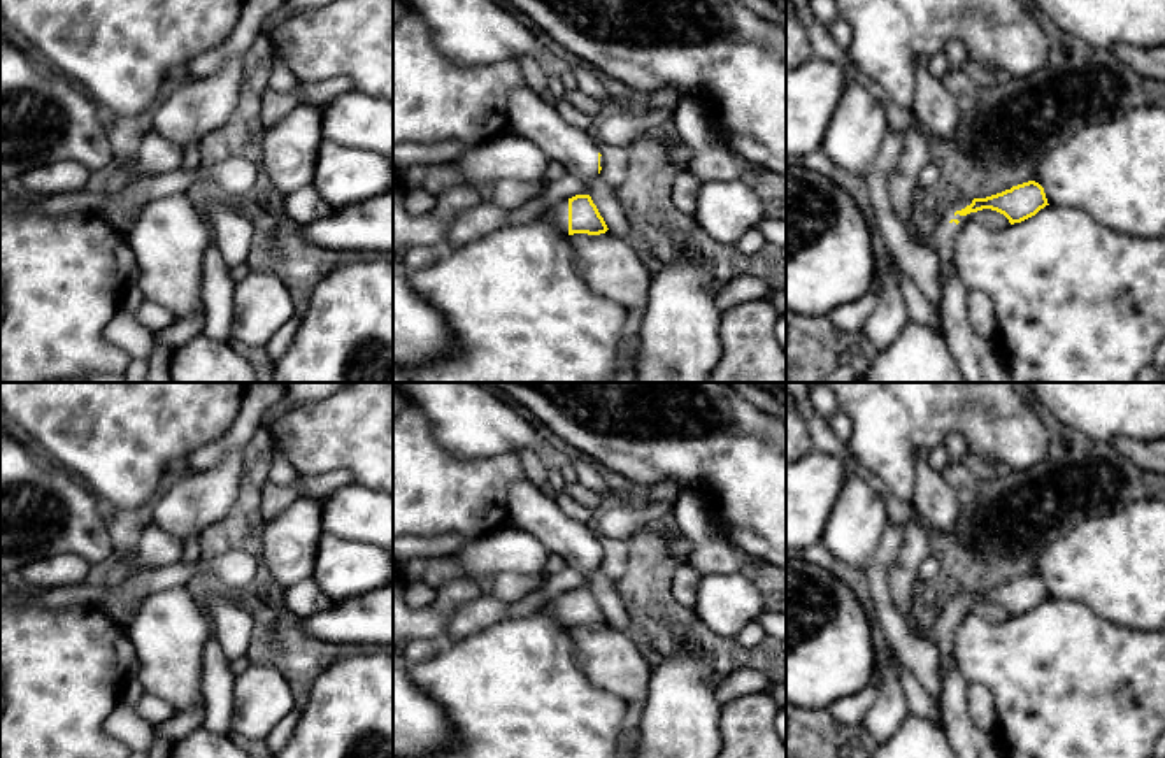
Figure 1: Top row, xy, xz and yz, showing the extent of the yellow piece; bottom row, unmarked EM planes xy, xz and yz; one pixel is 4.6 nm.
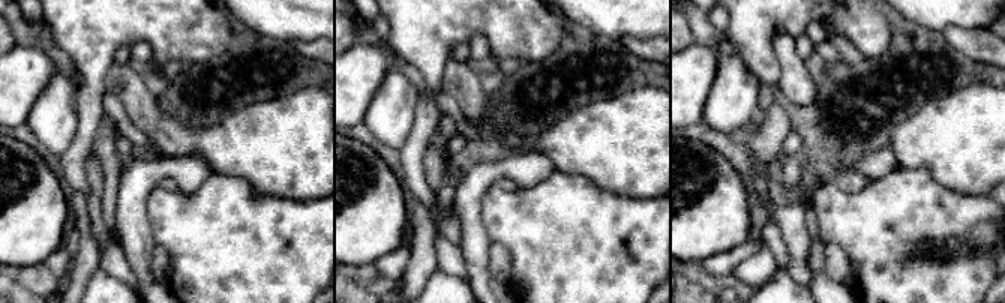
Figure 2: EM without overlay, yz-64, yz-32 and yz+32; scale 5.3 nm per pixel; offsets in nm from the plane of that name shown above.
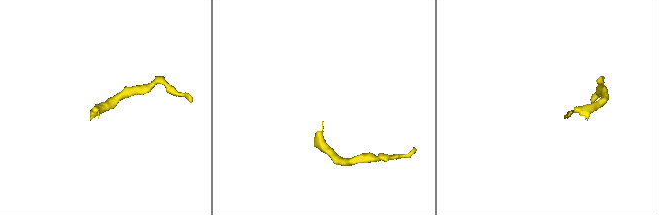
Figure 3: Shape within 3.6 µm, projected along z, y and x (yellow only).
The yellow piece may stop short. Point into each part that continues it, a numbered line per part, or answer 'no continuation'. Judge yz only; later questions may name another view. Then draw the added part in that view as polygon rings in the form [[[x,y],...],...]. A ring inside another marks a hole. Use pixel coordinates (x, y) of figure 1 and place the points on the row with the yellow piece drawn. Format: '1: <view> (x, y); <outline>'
1: yz (979, 360); [[[954,197],[949,209],[944,214],[935,214],[926,226],[925,242],[937,251],[942,274],[939,319],[963,383],[1012,383],[1007,360],[993,339],[983,339],[972,330],[967,319],[968,288],[954,267],[956,235],[976,214],[960,216],[958,212],[972,200],[970,197]]]

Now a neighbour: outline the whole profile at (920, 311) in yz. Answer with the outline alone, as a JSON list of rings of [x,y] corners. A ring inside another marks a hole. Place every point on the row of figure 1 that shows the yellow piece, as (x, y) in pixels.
[[[902,272],[898,288],[907,307],[909,321],[933,328],[939,323],[939,311],[919,291],[918,284],[909,277],[909,274]]]

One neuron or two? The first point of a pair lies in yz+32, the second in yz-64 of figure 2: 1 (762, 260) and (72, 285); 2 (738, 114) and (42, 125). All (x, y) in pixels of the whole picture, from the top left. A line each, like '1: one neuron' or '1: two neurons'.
1: one neuron
2: one neuron

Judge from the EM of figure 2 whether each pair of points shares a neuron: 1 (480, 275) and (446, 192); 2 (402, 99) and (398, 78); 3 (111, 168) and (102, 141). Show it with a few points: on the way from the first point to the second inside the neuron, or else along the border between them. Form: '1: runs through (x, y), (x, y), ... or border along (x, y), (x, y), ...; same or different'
1: border along (456, 174), (450, 207); different
2: runs through (398, 95), (398, 83); same
3: runs through (111, 162), (104, 147); same

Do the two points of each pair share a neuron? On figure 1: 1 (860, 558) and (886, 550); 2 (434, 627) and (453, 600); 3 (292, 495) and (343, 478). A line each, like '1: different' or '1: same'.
1: different
2: same
3: same

